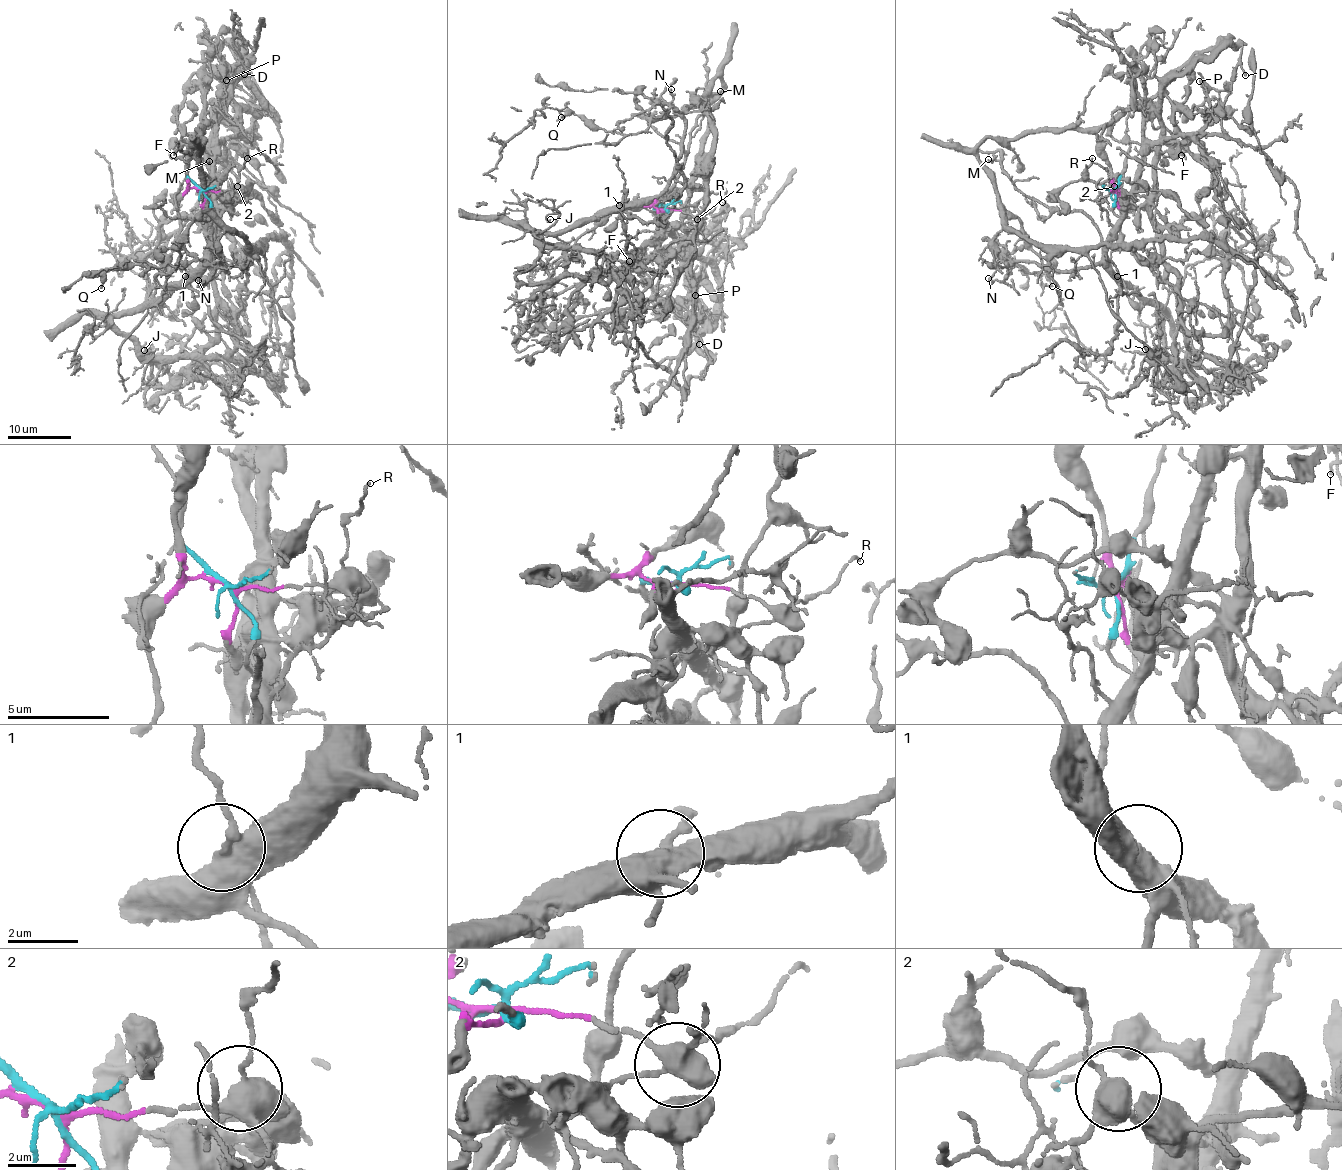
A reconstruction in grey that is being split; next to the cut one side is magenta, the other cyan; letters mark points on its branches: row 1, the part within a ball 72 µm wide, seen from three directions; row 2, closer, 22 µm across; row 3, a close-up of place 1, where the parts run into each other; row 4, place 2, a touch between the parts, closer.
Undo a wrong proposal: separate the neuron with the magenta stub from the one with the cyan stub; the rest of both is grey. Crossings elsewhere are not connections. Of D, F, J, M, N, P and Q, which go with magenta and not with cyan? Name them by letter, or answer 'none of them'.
Q

